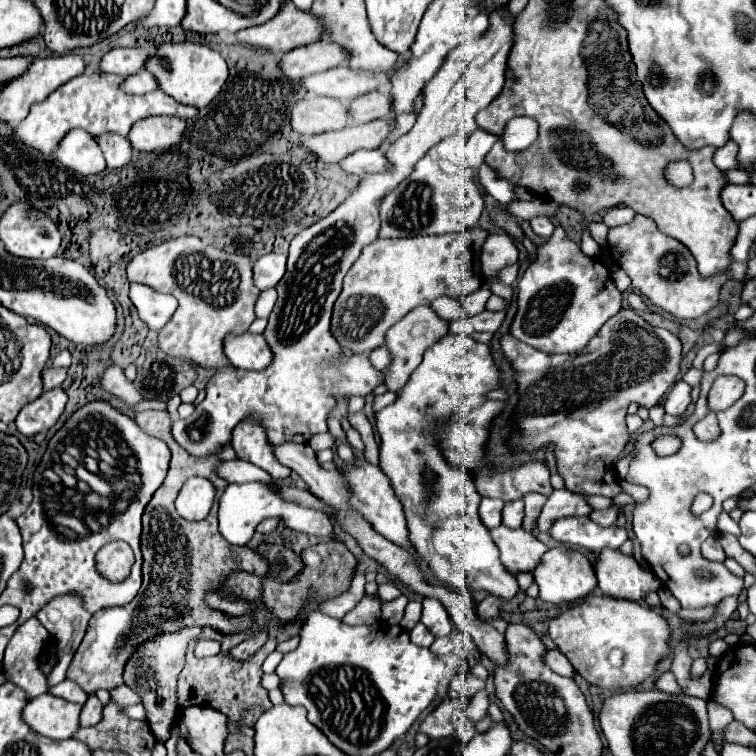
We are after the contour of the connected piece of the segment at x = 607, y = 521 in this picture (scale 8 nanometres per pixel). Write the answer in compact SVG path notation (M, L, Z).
M609 506L605 510L593 510L591 512L591 520L595 520L595 524L599 524L601 528L611 528L617 524L617 516L619 516L619 508L617 506Z

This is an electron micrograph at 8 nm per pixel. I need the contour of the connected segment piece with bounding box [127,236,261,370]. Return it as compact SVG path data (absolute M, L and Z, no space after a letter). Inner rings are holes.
M183 236L139 252L131 258L127 276L129 282L147 284L179 300L175 314L159 330L159 348L171 358L219 370L229 364L223 354L225 334L243 334L255 320L255 302L261 292L253 284L251 266L243 254L227 254L195 236Z

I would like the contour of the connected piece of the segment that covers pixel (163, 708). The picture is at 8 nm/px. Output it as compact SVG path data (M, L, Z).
M181 628L177 632L161 632L159 636L153 636L151 640L145 640L135 648L131 658L125 664L123 680L125 684L141 698L143 708L147 712L147 722L155 734L157 740L165 742L169 740L167 730L171 728L171 720L175 720L175 686L177 686L177 674L181 672L185 664L185 648L191 638L197 638L201 634L201 628Z

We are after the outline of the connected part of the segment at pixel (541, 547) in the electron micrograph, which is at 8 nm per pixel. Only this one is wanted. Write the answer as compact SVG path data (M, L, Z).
M499 526L491 530L491 538L501 552L501 564L511 572L533 572L547 552L547 546L535 538L535 534L525 532L523 528L511 530L507 526Z

